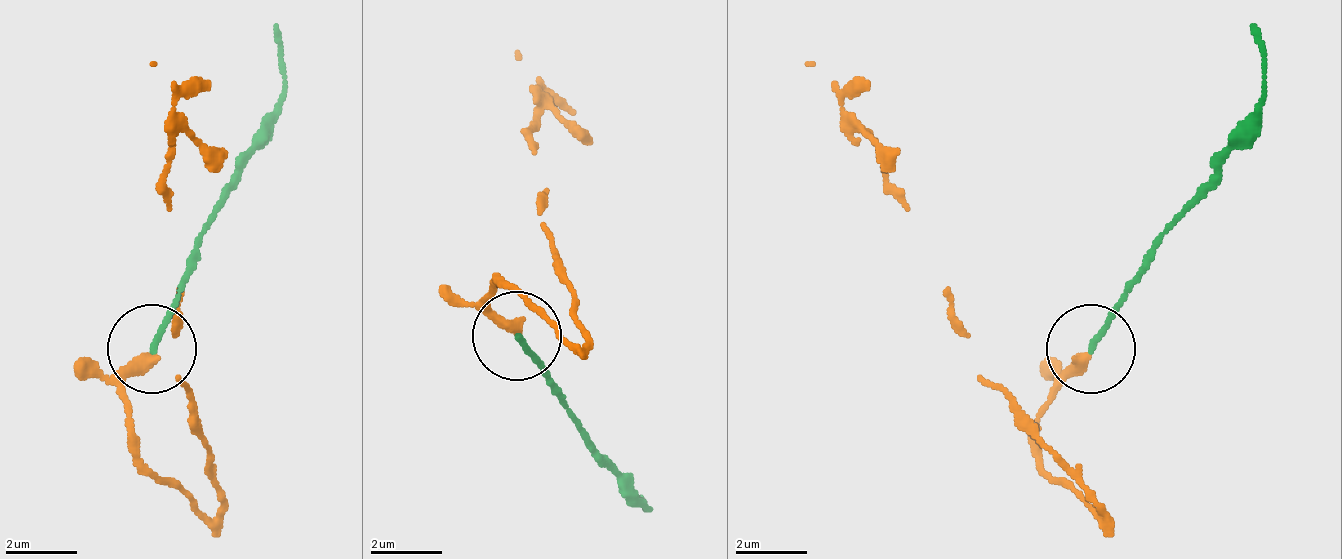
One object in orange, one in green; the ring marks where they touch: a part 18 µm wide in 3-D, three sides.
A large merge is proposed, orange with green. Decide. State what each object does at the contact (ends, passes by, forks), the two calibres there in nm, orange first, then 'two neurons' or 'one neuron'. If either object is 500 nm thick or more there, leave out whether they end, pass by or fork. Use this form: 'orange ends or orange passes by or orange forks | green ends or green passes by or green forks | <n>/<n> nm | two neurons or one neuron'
orange ends | green ends | 360/160 nm | two neurons

